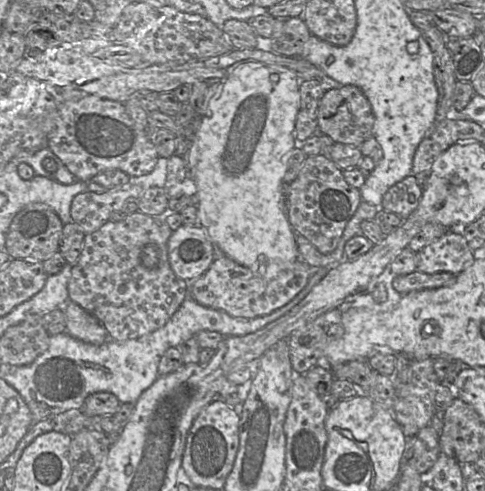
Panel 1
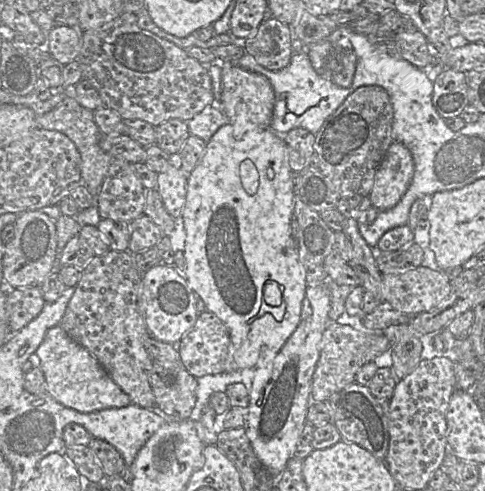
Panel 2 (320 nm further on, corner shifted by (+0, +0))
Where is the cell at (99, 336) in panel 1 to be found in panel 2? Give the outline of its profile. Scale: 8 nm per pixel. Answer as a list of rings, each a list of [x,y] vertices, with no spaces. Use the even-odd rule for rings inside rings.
[[[51,327],[35,351],[40,361],[47,392],[62,405],[89,413],[107,408],[129,405],[129,396],[115,383],[97,359],[83,346],[73,340],[61,327]]]

